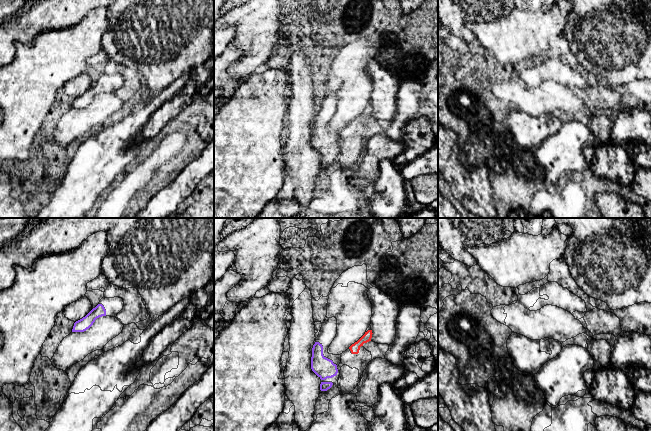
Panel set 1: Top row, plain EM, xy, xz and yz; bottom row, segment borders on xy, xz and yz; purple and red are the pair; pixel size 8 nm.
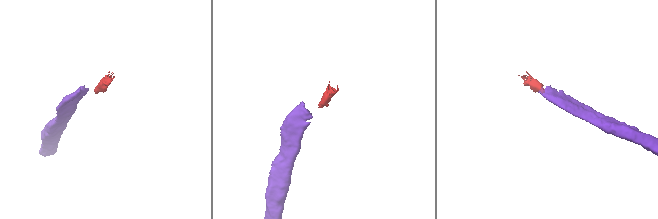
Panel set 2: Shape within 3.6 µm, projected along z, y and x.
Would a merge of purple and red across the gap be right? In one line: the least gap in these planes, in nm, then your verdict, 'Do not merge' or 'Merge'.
Distance 160 nm. Do not merge

